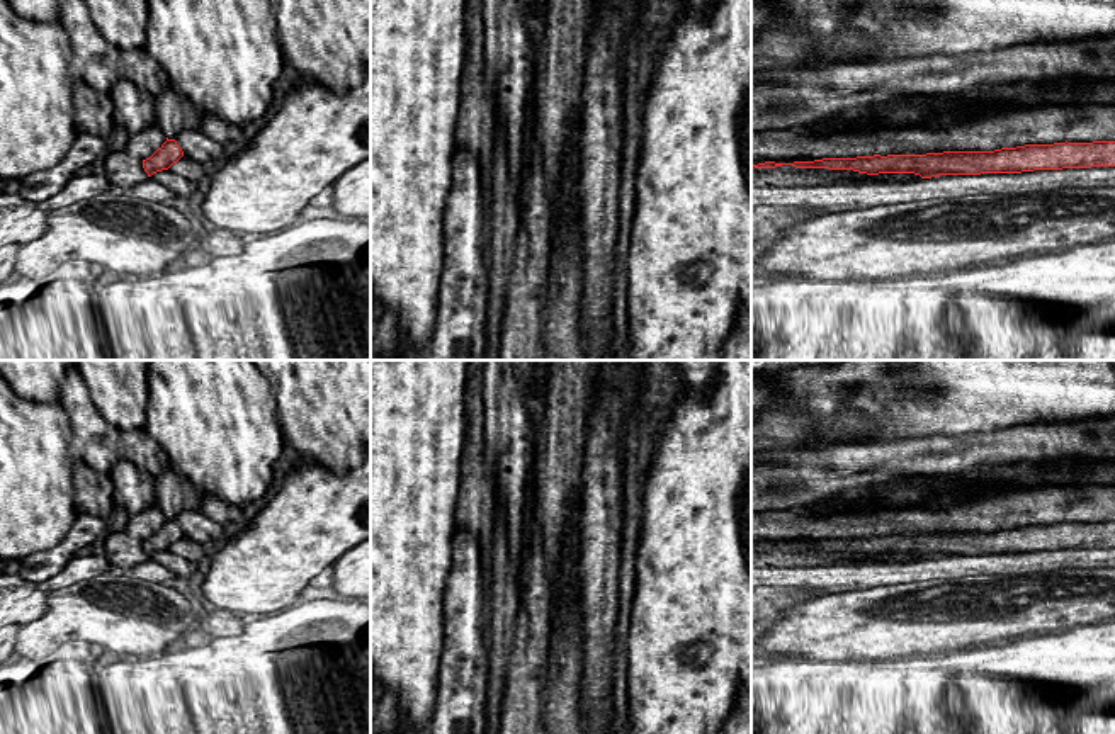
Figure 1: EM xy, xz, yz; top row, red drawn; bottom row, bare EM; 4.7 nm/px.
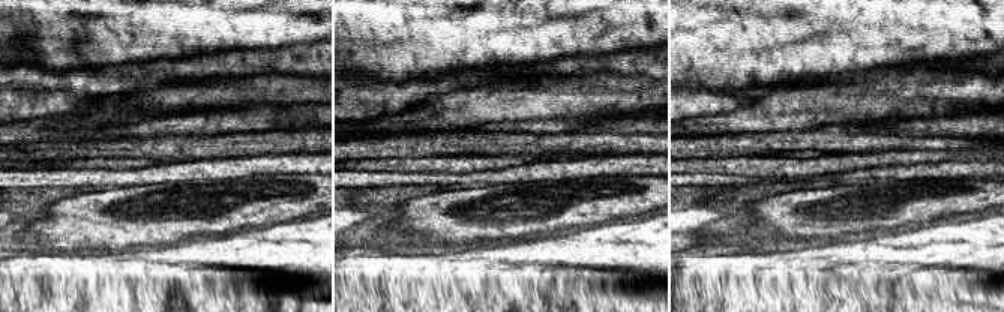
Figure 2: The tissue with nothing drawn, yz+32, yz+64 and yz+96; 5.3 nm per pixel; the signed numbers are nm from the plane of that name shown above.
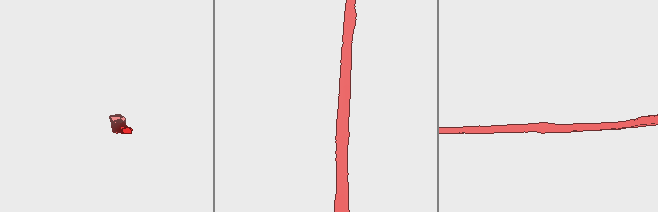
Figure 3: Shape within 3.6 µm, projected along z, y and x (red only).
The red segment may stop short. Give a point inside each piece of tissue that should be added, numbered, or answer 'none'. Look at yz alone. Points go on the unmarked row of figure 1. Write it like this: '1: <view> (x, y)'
none

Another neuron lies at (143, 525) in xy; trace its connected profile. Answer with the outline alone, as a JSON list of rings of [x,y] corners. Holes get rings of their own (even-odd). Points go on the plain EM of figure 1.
[[[153,505],[143,510],[141,513],[129,517],[126,532],[138,540],[146,540],[158,528],[161,528],[165,522],[167,517],[161,513],[161,510],[156,505]]]

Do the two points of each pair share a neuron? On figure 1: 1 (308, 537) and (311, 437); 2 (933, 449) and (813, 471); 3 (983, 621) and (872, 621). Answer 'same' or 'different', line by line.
1: different
2: same
3: same

